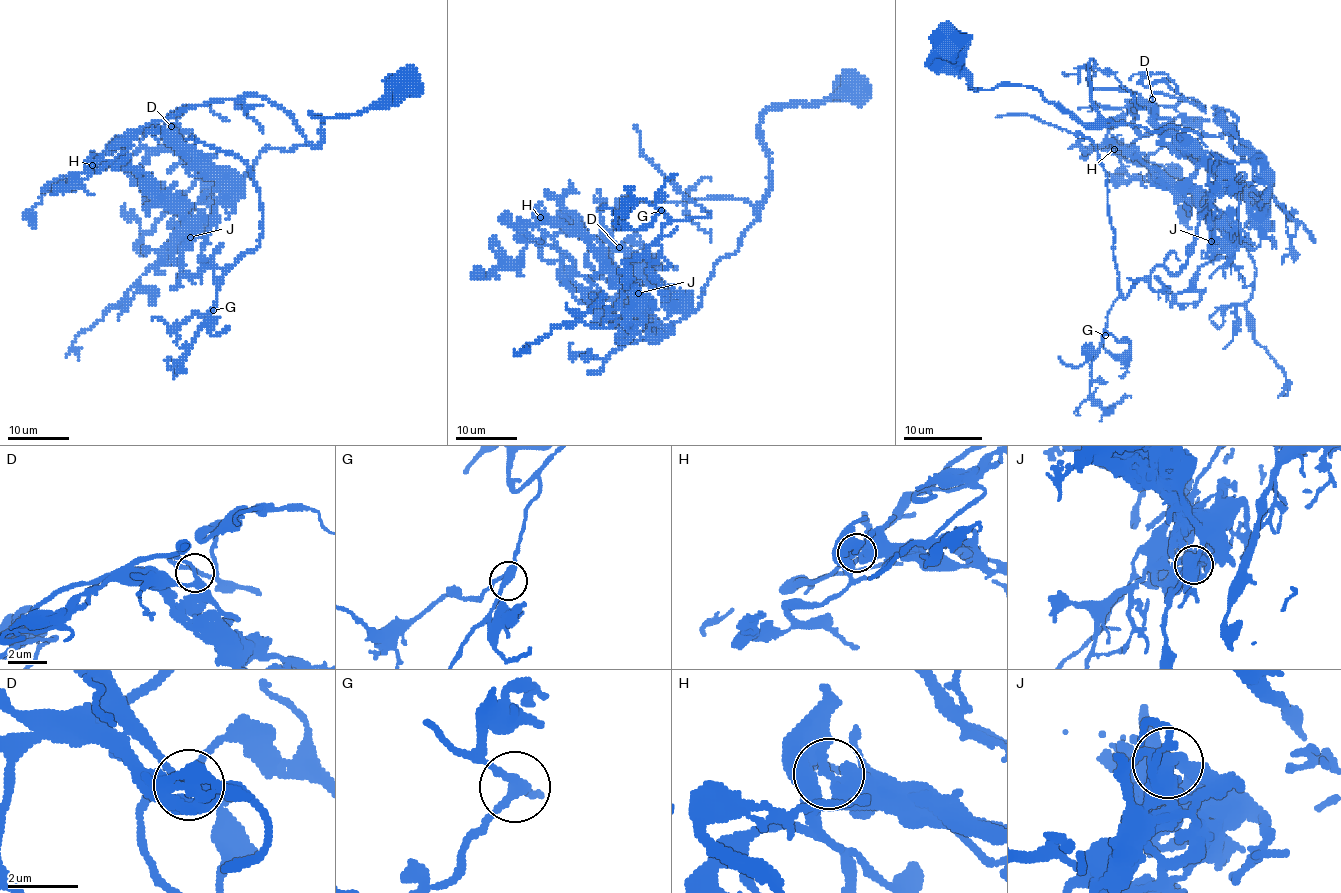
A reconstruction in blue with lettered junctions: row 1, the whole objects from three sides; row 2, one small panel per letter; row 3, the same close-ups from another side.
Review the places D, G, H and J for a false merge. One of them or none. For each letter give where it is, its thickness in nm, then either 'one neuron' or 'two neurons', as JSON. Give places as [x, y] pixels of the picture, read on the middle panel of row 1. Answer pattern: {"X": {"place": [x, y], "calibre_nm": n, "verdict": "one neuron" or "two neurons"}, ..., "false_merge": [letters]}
{"D": {"place": [619, 247], "calibre_nm": 220, "verdict": "one neuron"}, "G": {"place": [661, 210], "calibre_nm": 280, "verdict": "one neuron"}, "H": {"place": [540, 217], "calibre_nm": 480, "verdict": "one neuron"}, "J": {"place": [638, 293], "calibre_nm": 480, "verdict": "two neurons"}, "false_merge": ["J"]}

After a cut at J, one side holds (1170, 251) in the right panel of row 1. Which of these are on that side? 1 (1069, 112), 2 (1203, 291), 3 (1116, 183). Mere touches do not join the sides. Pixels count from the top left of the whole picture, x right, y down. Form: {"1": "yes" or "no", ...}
{"1": "no", "2": "yes", "3": "no"}

